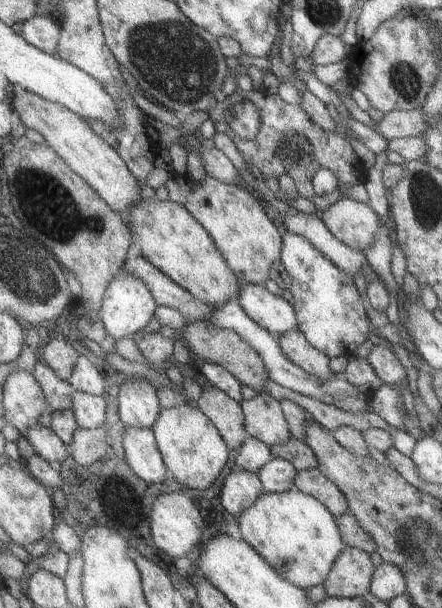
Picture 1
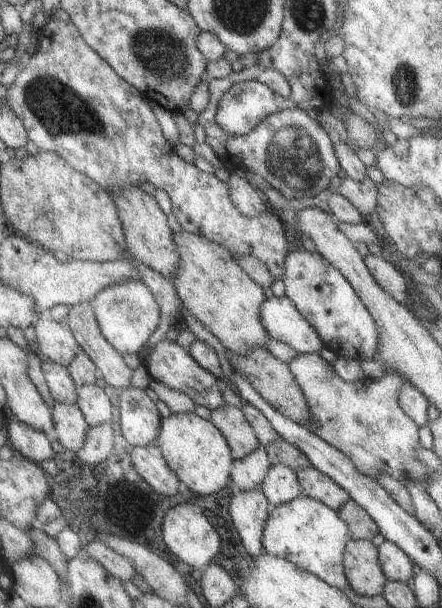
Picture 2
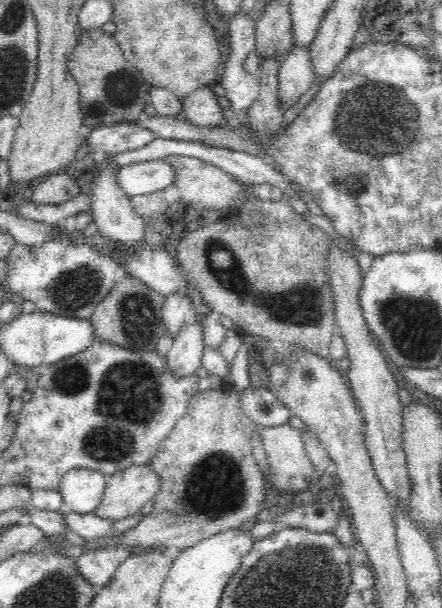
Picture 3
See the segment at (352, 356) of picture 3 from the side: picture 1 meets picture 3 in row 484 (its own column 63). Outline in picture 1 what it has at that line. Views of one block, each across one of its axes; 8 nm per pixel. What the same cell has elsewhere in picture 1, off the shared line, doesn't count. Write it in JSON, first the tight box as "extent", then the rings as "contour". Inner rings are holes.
{"extent":[31,360,72,411],"contour":[[[37,360],[31,374],[37,380],[45,403],[51,411],[71,409],[72,389],[65,380],[57,378],[55,372],[47,364]]]}

